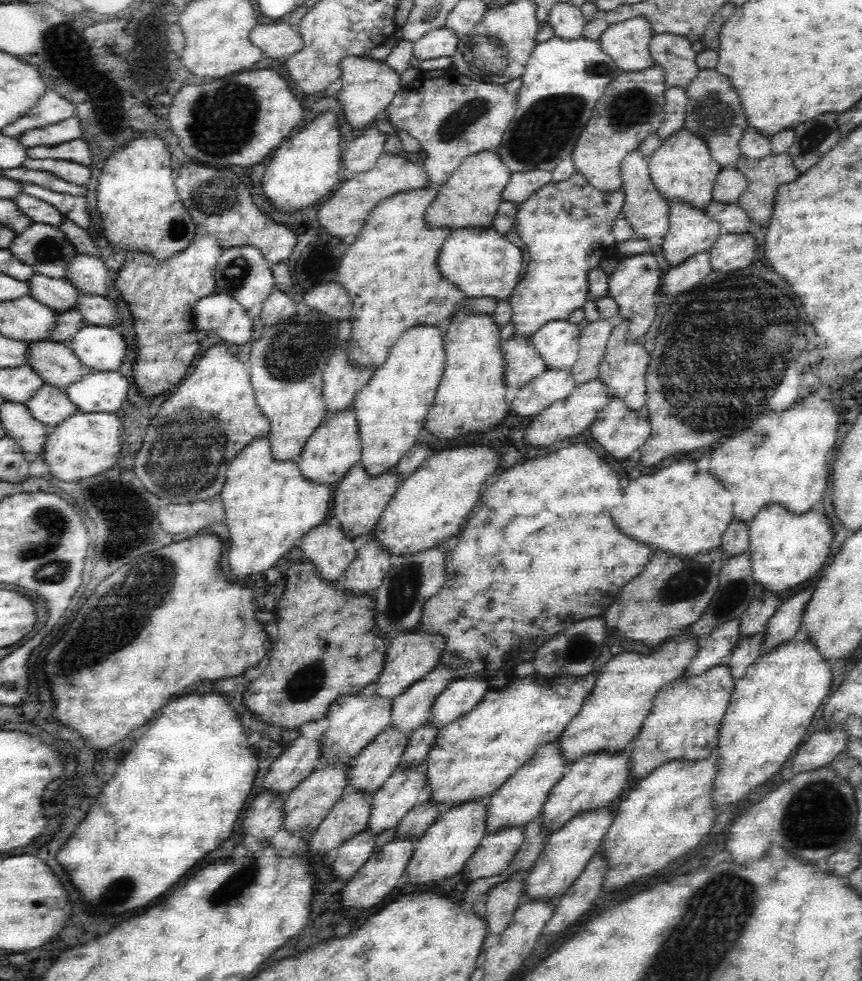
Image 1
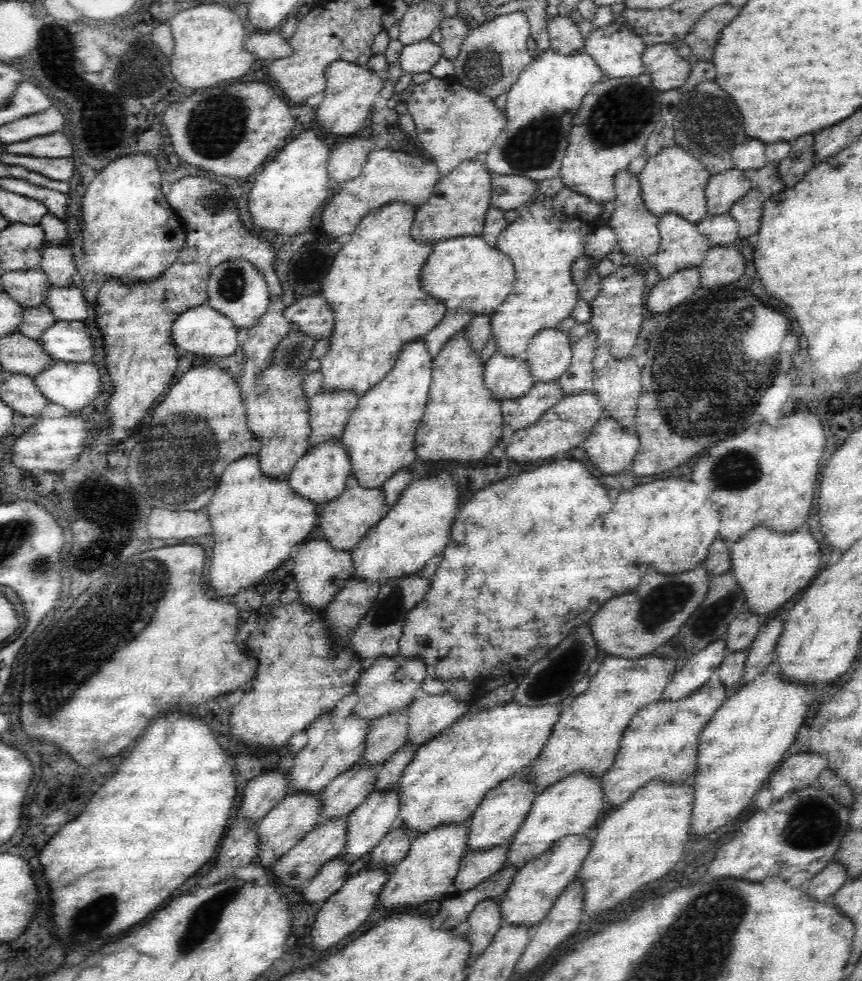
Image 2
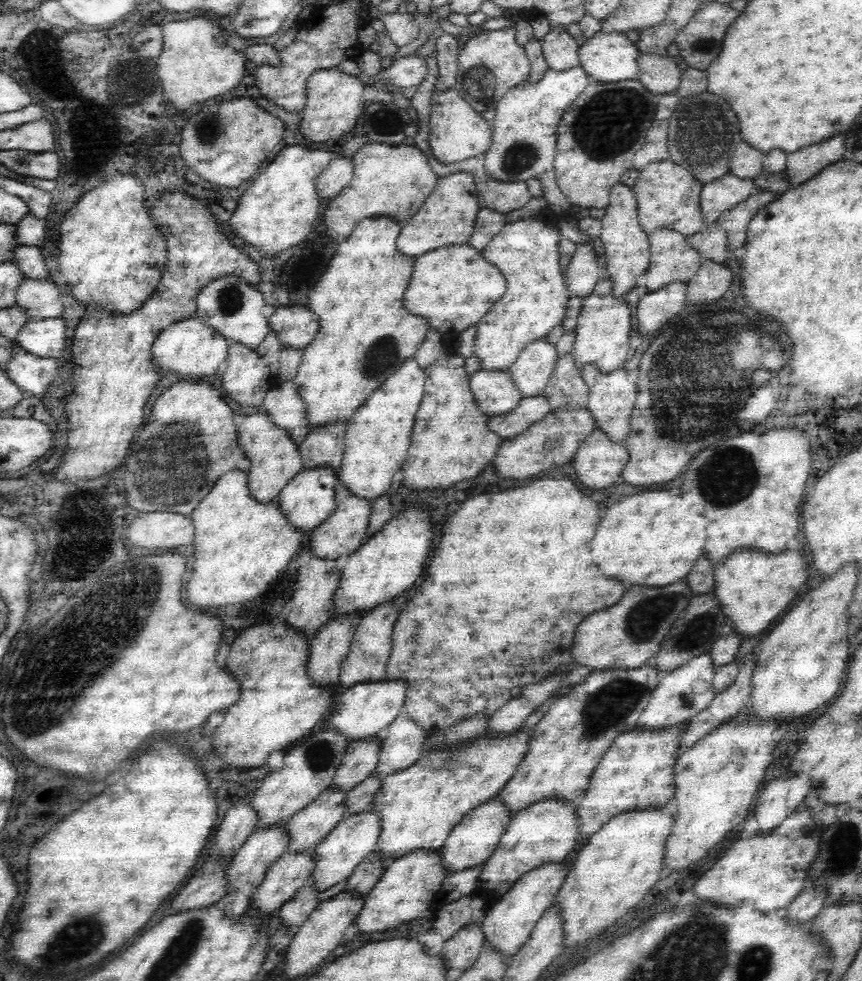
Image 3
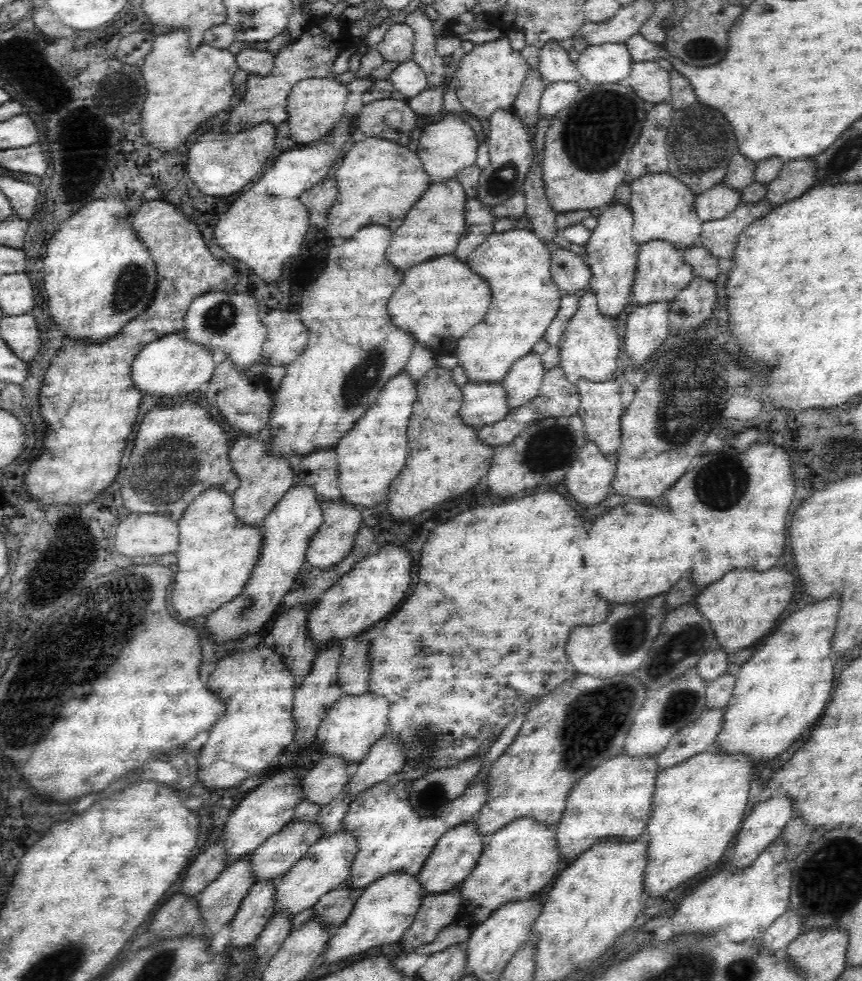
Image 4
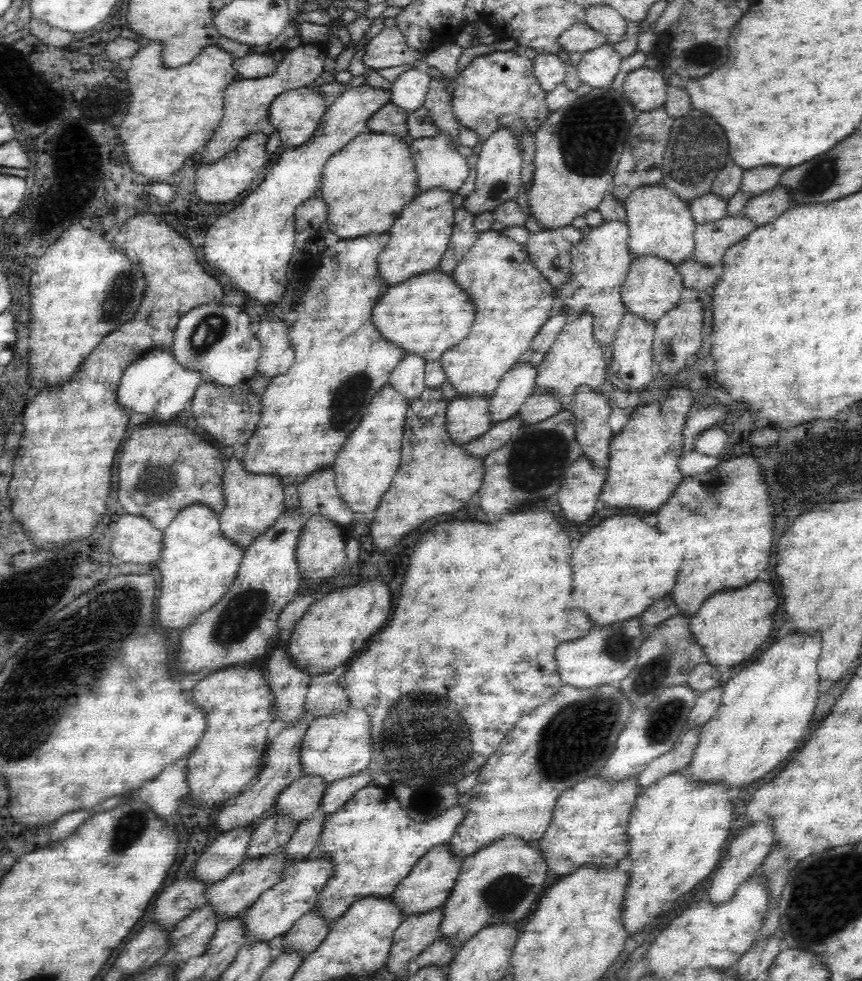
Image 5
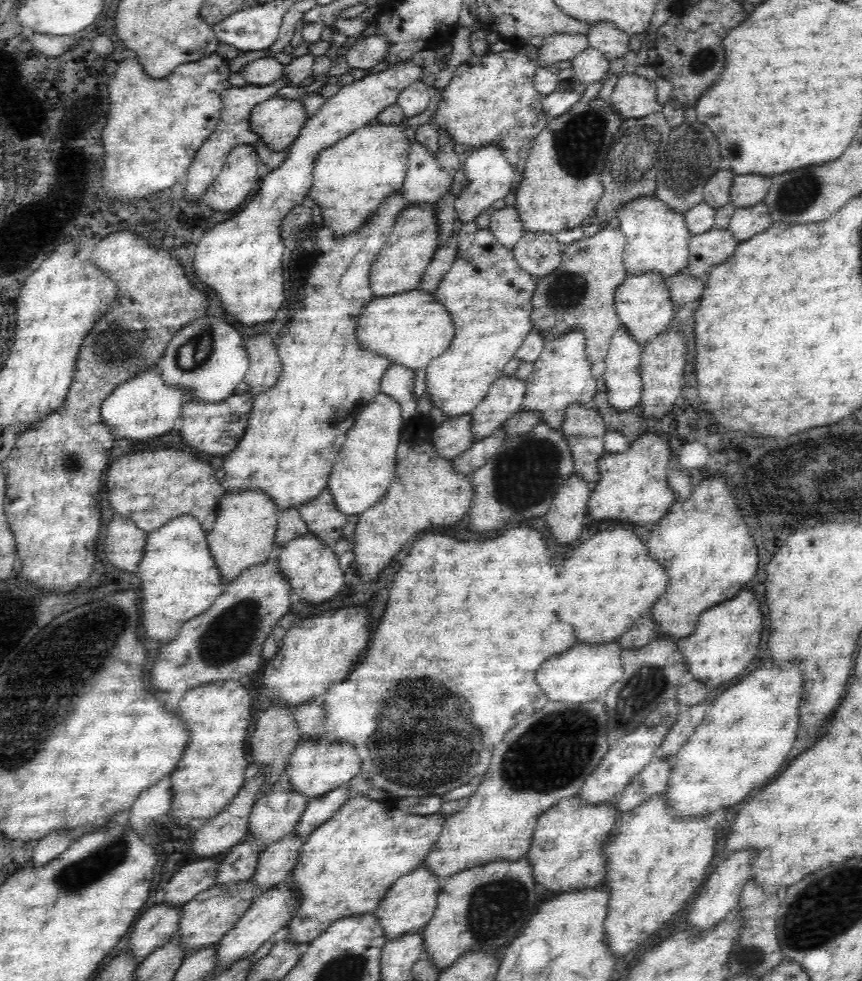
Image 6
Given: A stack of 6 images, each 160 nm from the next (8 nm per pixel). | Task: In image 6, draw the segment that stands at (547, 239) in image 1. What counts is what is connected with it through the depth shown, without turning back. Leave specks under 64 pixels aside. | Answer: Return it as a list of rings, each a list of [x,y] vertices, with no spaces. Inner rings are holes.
[[[478,229],[471,244],[458,256],[454,264],[451,264],[450,270],[442,277],[442,282],[440,282],[434,292],[435,300],[439,303],[439,306],[443,306],[450,313],[451,319],[454,321],[455,335],[450,346],[440,356],[434,358],[430,362],[430,365],[426,367],[426,378],[428,378],[426,384],[428,384],[428,392],[432,394],[432,404],[436,408],[440,408],[447,417],[462,416],[468,414],[468,412],[471,413],[486,398],[492,383],[504,374],[504,367],[512,359],[516,358],[516,353],[520,345],[524,342],[525,336],[528,336],[532,332],[532,329],[534,329],[531,324],[531,309],[533,308],[533,296],[536,284],[536,277],[531,276],[531,274],[528,274],[528,272],[520,268],[511,249],[502,246],[502,243],[496,240],[495,234],[490,229]]]

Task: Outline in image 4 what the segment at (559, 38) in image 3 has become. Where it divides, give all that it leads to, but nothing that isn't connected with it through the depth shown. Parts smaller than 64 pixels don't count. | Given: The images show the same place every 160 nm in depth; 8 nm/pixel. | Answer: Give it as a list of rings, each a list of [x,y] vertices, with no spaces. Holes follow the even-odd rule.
[[[555,40],[544,44],[539,50],[539,69],[542,79],[546,83],[560,81],[582,80],[582,74],[575,65],[575,61],[570,59],[568,50],[564,49]]]

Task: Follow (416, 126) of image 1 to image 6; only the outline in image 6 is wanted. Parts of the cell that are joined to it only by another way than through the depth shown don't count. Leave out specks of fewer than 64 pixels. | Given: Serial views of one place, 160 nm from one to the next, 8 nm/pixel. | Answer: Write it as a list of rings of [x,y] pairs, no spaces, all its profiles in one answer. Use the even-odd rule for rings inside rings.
[[[412,142],[408,158],[406,178],[402,185],[402,197],[407,203],[437,203],[442,198],[443,193],[451,191],[454,180],[454,174],[450,170],[444,170],[439,166],[436,156],[430,153],[422,144]]]

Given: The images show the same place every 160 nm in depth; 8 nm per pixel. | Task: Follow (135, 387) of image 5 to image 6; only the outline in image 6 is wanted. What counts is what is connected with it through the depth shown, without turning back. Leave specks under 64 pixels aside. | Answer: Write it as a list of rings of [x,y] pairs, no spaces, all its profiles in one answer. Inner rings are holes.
[[[157,364],[146,368],[145,372],[133,379],[119,384],[102,403],[100,414],[112,430],[114,438],[128,438],[132,442],[148,442],[140,438],[156,438],[168,430],[177,427],[181,416],[183,391],[179,388],[167,387],[163,383]]]

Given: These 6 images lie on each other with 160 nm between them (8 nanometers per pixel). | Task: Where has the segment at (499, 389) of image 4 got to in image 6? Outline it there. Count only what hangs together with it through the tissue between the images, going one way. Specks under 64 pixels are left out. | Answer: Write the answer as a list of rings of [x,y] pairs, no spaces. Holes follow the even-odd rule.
[[[471,413],[462,416],[448,416],[435,426],[432,440],[436,452],[440,456],[452,460],[460,452],[468,450],[474,444]]]

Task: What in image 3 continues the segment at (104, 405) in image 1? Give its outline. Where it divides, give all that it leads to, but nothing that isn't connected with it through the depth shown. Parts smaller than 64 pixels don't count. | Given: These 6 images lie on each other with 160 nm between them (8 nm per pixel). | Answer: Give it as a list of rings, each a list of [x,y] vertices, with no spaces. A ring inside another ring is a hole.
[[[16,344],[11,346],[11,361],[2,369],[25,393],[41,399],[61,380],[62,368],[60,359],[34,356]]]

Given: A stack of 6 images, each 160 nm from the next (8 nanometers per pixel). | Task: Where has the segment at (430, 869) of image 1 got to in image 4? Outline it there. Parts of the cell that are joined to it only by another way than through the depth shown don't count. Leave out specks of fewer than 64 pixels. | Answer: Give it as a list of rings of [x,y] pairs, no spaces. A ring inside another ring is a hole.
[[[398,871],[375,880],[358,896],[350,916],[331,936],[328,950],[325,950],[326,954],[317,960],[317,964],[330,964],[336,960],[370,952],[370,948],[378,948],[382,944],[398,942],[414,922],[425,895],[418,874],[411,875],[406,871]]]

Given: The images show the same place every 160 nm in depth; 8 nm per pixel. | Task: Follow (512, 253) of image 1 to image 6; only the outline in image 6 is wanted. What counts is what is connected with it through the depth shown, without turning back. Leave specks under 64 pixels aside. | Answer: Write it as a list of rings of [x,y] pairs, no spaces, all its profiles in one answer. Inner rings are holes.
[[[416,288],[398,292],[397,295],[381,296],[372,299],[359,316],[355,336],[359,346],[371,354],[385,356],[390,363],[402,364],[412,371],[426,368],[437,356],[440,356],[454,340],[455,326],[450,313],[435,300],[435,293]]]

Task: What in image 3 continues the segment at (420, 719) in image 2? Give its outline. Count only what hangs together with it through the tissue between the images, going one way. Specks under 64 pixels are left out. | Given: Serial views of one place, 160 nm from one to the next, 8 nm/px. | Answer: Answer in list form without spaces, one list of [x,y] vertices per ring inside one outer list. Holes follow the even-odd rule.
[[[400,714],[383,731],[379,763],[375,772],[386,778],[389,774],[412,766],[420,758],[427,732],[410,716]]]

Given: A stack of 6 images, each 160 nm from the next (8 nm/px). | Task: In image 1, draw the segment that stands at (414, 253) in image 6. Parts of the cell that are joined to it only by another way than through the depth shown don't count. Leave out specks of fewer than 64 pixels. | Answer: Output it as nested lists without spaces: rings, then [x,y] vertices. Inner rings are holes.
[[[496,150],[478,152],[468,156],[452,173],[452,176],[438,186],[438,194],[434,202],[426,209],[426,225],[430,228],[486,228],[489,227],[503,200],[502,193],[514,174],[506,164],[499,159]]]

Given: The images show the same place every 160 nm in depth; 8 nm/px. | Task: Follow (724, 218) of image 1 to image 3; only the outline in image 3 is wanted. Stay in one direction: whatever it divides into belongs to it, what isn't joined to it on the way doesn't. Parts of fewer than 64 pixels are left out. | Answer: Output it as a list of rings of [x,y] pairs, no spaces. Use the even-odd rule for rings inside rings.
[[[714,222],[710,227],[703,227],[698,232],[687,236],[690,246],[693,246],[703,259],[710,259],[714,262],[726,262],[727,232],[718,227]]]

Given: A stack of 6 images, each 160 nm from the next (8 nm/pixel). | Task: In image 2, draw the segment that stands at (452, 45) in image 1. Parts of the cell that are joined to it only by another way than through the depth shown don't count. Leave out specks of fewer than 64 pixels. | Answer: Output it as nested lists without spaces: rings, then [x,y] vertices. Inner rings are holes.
[[[424,38],[414,44],[404,45],[402,54],[397,60],[405,70],[407,77],[430,69],[443,57],[442,47],[431,38]]]

